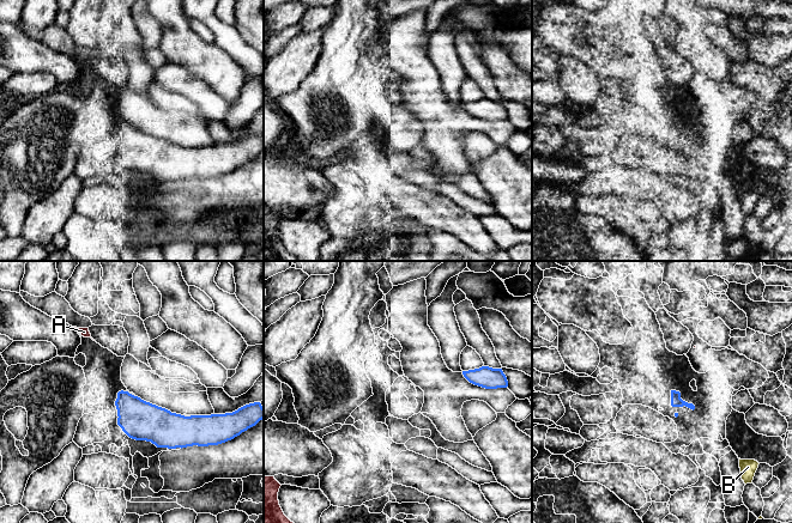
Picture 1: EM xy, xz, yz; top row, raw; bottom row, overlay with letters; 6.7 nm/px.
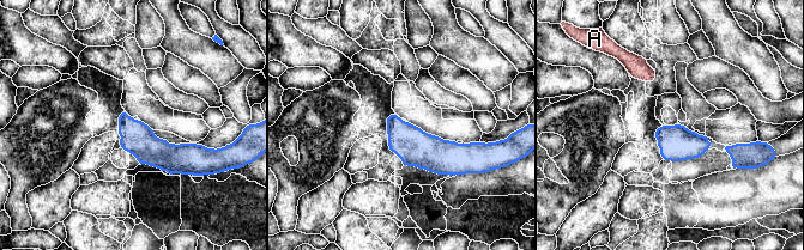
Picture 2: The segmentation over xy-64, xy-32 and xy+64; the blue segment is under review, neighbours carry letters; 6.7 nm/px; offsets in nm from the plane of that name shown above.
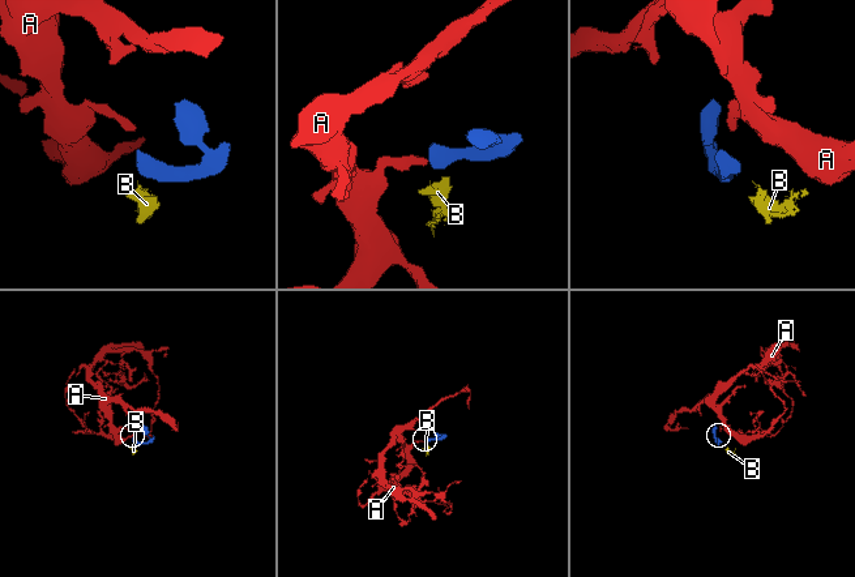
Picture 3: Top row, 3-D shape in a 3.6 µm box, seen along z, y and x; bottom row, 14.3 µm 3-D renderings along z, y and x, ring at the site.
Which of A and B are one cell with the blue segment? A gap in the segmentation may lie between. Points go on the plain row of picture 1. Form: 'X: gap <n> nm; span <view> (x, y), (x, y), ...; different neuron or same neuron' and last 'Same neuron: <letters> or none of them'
A: gap 380 nm; span xy (119, 123), (94, 72); different neuron
B: gap 460 nm; span yz (693, 141), (739, 190); same neuron
Same neuron: B

